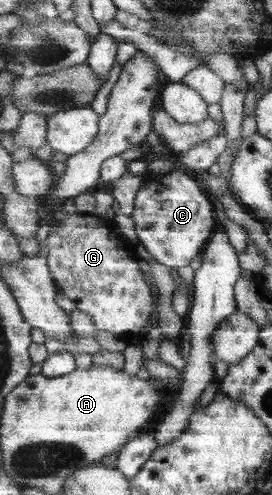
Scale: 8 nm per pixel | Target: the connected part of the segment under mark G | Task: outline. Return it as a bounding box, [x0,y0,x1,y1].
[43,211,158,337]

